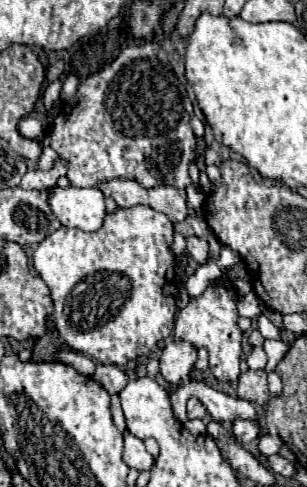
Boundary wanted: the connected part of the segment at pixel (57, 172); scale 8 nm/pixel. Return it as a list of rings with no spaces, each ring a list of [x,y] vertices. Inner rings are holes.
[[[60,160],[56,162],[56,166],[50,170],[50,172],[44,172],[40,168],[36,170],[28,170],[20,182],[22,188],[36,188],[36,190],[48,190],[56,184],[58,176],[64,176],[66,174],[66,162]]]

